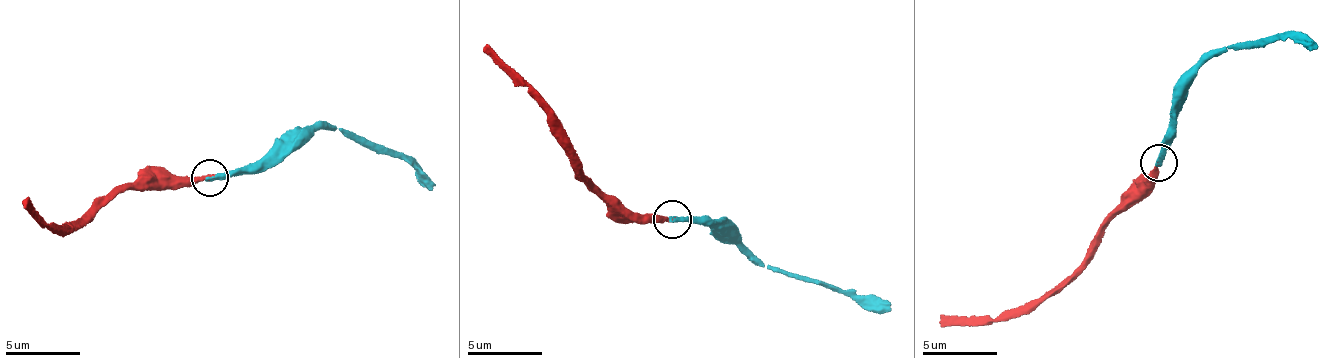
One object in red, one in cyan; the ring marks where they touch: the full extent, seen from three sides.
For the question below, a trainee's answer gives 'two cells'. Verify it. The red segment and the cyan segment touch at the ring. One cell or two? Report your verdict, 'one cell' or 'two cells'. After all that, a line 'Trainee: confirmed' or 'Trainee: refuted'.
one cell
Trainee: refuted

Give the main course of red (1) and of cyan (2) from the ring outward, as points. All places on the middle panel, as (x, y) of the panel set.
1: (672, 218), (610, 209), (572, 169), (539, 104), (514, 84), (483, 48)
2: (672, 218), (716, 225), (742, 243), (765, 267), (854, 291), (890, 311)

